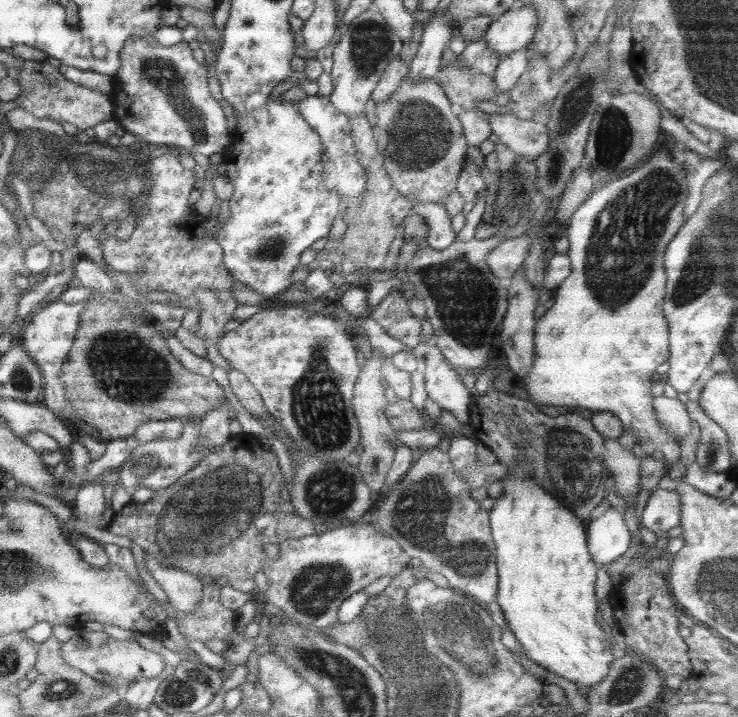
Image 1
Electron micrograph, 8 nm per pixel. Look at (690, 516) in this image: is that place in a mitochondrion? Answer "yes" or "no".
no

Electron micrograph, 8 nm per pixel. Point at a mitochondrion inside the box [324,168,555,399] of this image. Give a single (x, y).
(466, 300)

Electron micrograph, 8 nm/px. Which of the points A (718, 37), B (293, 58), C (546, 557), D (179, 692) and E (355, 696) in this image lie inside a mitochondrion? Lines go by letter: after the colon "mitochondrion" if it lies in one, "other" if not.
A: mitochondrion
B: other
C: other
D: mitochondrion
E: mitochondrion

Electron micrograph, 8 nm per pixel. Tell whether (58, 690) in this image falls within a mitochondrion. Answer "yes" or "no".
yes

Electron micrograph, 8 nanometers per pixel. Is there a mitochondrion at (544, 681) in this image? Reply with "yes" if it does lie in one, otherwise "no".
no

